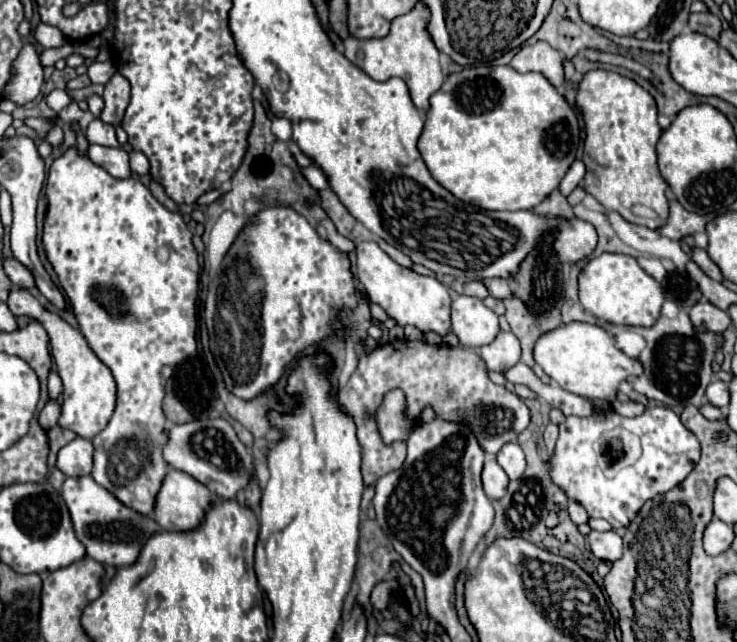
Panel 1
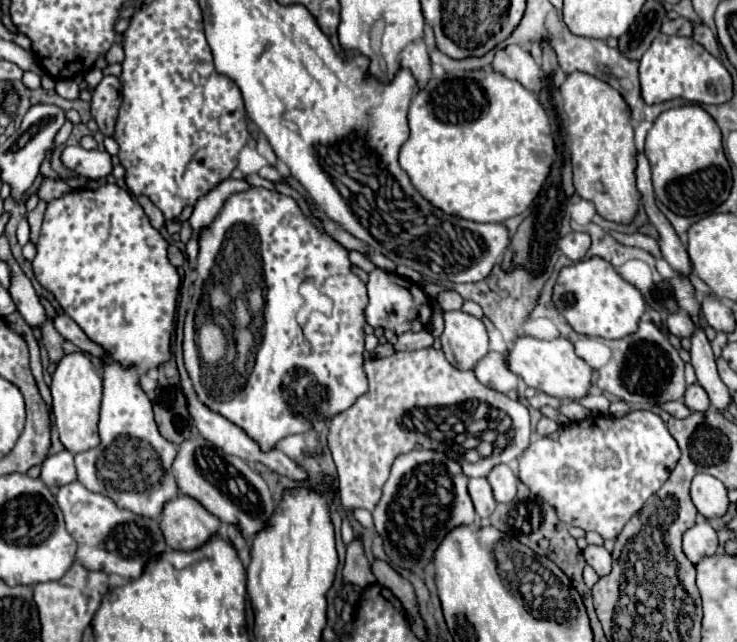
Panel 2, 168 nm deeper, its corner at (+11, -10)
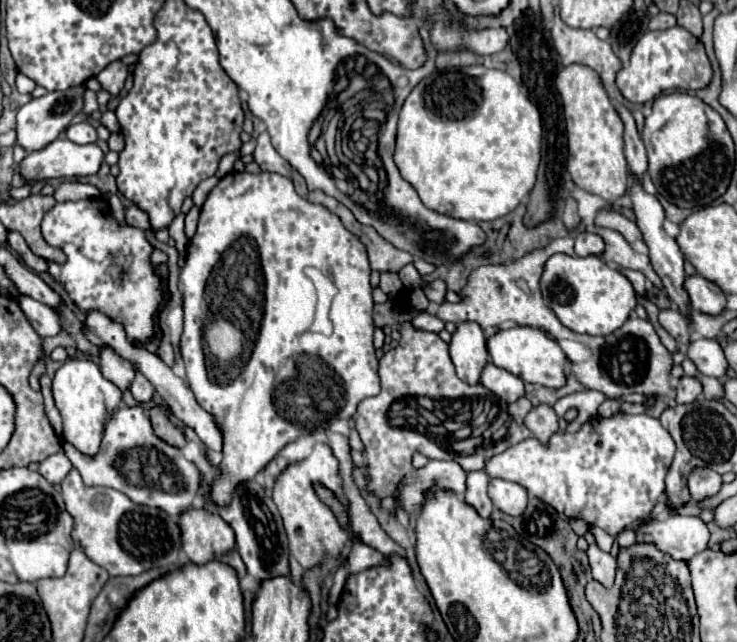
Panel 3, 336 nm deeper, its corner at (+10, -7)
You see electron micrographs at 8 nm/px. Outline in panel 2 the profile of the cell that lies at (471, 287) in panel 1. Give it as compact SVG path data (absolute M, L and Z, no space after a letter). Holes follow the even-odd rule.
M445 290L437 296L437 302L447 312L447 310L459 310L463 304L463 298L455 290Z

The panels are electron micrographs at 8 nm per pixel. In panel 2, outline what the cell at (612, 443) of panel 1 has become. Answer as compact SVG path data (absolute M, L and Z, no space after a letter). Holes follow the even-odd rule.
M637 410L637 412L629 412L629 414L623 416L623 418L597 416L597 418L585 418L585 420L581 420L581 422L571 422L571 426L567 424L567 426L563 426L563 428L559 430L559 438L557 438L557 440L553 440L553 438L539 438L539 440L531 442L531 444L525 448L525 452L521 454L519 462L517 462L517 478L519 478L533 494L537 494L537 496L543 498L545 502L549 502L549 504L557 510L559 520L563 520L565 524L569 524L569 526L579 526L579 528L583 528L583 530L595 530L595 532L599 532L605 540L613 540L613 538L619 536L619 532L621 532L623 526L631 520L631 516L635 516L635 514L641 510L641 506L647 502L647 498L653 496L653 494L663 486L663 482L669 478L669 474L671 474L671 471L675 468L679 456L681 456L679 446L677 446L675 438L669 434L669 430L667 430L667 426L663 424L663 420L661 420L655 412Z

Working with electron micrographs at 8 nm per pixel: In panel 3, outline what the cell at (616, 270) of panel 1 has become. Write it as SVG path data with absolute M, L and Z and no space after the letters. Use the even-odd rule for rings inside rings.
M552 255L546 261L540 289L546 305L556 313L556 317L568 329L588 335L610 335L620 329L630 313L636 309L636 291L632 283L618 271L606 265L598 255L588 257L570 257L570 255Z

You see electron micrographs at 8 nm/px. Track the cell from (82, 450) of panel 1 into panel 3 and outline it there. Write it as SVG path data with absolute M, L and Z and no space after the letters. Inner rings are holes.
M58 451L58 453L46 457L46 459L40 463L40 475L42 475L46 481L50 481L52 485L62 483L64 477L70 473L70 469L72 469L72 463L70 463L70 459L66 457L64 451Z

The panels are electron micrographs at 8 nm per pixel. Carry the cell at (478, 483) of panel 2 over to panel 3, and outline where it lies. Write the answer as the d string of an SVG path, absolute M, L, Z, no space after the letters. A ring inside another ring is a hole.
M470 471L468 473L466 503L470 507L474 507L480 517L490 517L490 513L494 509L494 503L488 497L488 483L490 483L490 477L484 471Z

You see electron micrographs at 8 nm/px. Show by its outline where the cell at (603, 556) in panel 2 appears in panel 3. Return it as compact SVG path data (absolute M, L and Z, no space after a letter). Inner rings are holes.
M590 545L588 547L588 559L590 559L590 567L592 567L592 575L596 581L600 581L602 585L610 587L614 583L614 573L616 573L616 559L610 553L600 551L598 545Z

